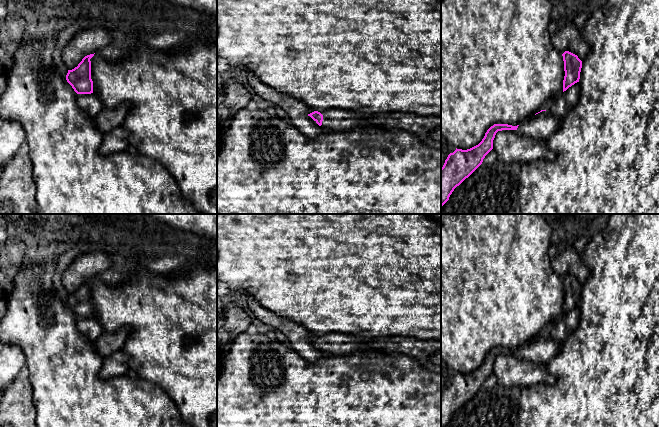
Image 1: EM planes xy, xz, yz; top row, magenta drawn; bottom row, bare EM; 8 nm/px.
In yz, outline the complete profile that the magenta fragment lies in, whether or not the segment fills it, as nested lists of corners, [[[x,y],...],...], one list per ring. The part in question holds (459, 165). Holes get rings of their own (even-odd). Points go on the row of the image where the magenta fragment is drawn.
[[[494,124],[478,145],[467,150],[456,148],[448,155],[441,168],[441,207],[449,200],[454,189],[482,164],[485,156],[493,149],[496,133],[502,130],[517,130],[518,126]]]

